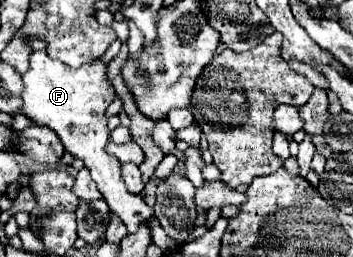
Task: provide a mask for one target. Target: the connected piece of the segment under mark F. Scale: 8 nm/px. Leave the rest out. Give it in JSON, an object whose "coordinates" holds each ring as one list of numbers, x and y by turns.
{"coordinates":[[34,51,30,55,30,69,22,75,22,83,24,91,20,93,20,97,24,105,20,113,26,115,34,125,50,127,62,141,64,149,74,159,84,161,110,211,114,211,124,221,128,231,134,233,142,221,154,215,154,211,142,201,142,197,136,197,126,191,124,181,120,177,122,163,105,151,110,131,107,127,108,118,104,117,104,113,116,97,114,87,106,75,106,65,86,63,80,69,72,69,56,59,50,59,46,51]]}

